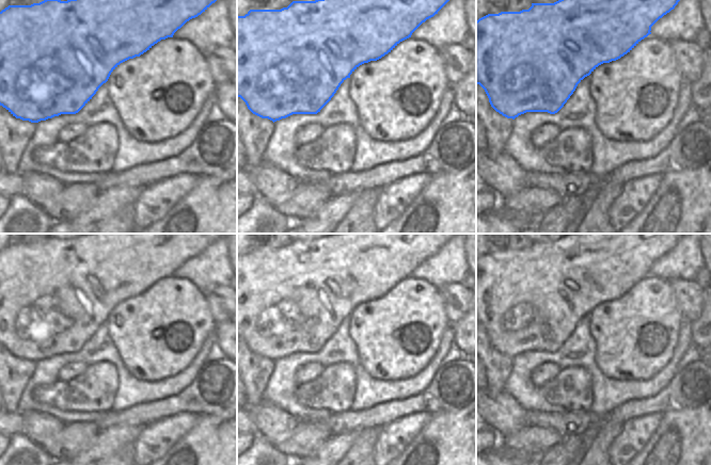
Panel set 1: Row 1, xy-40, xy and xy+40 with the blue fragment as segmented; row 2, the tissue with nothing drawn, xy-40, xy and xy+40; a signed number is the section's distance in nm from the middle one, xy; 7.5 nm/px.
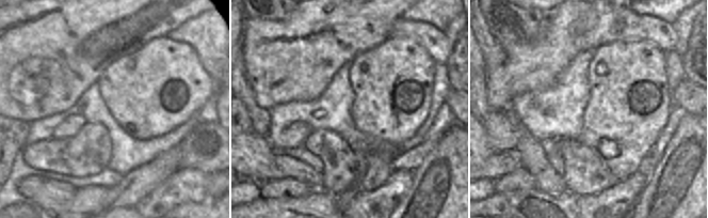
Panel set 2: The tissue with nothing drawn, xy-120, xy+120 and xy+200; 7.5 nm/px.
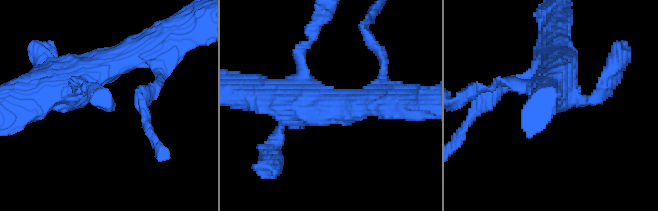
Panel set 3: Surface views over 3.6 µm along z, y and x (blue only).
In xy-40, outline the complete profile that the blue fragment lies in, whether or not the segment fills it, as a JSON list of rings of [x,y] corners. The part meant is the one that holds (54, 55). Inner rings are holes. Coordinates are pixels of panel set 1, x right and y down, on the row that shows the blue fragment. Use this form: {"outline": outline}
{"outline": [[[44,0],[31,5],[9,5],[0,12],[0,106],[13,116],[31,123],[61,114],[78,113],[108,81],[111,73],[123,62],[140,57],[161,39],[173,37],[187,21],[205,12],[217,0]]]}

